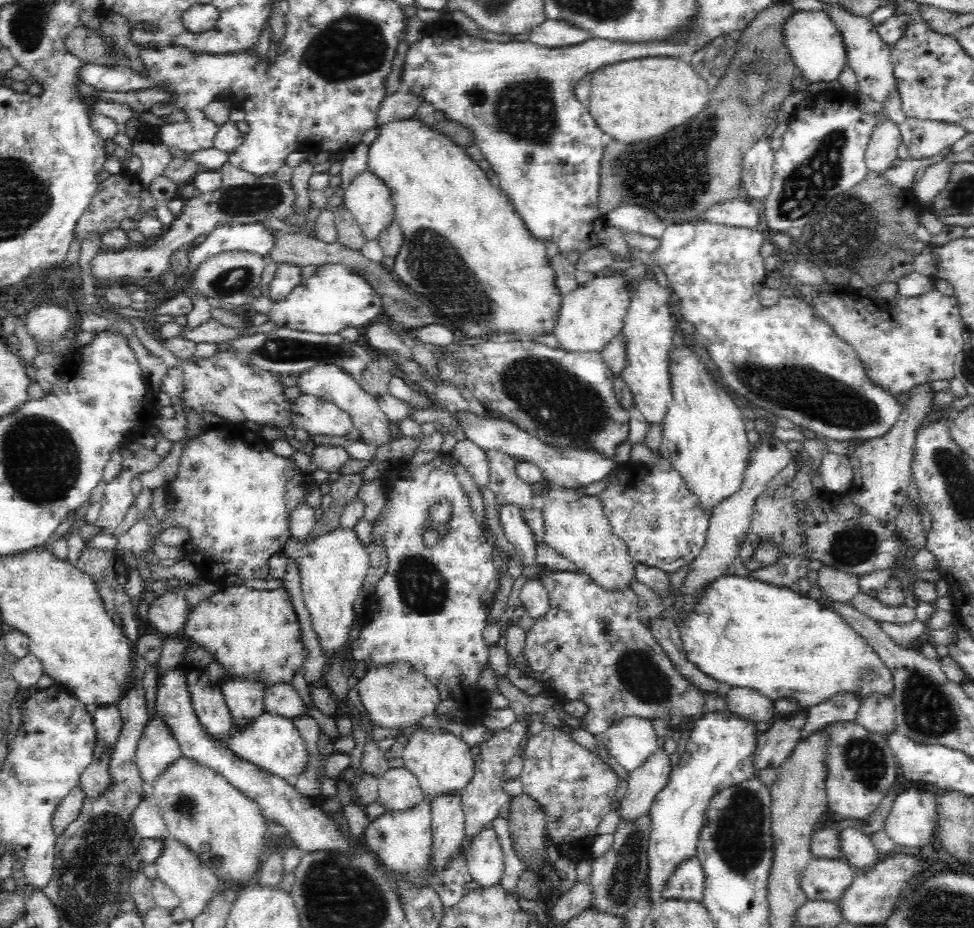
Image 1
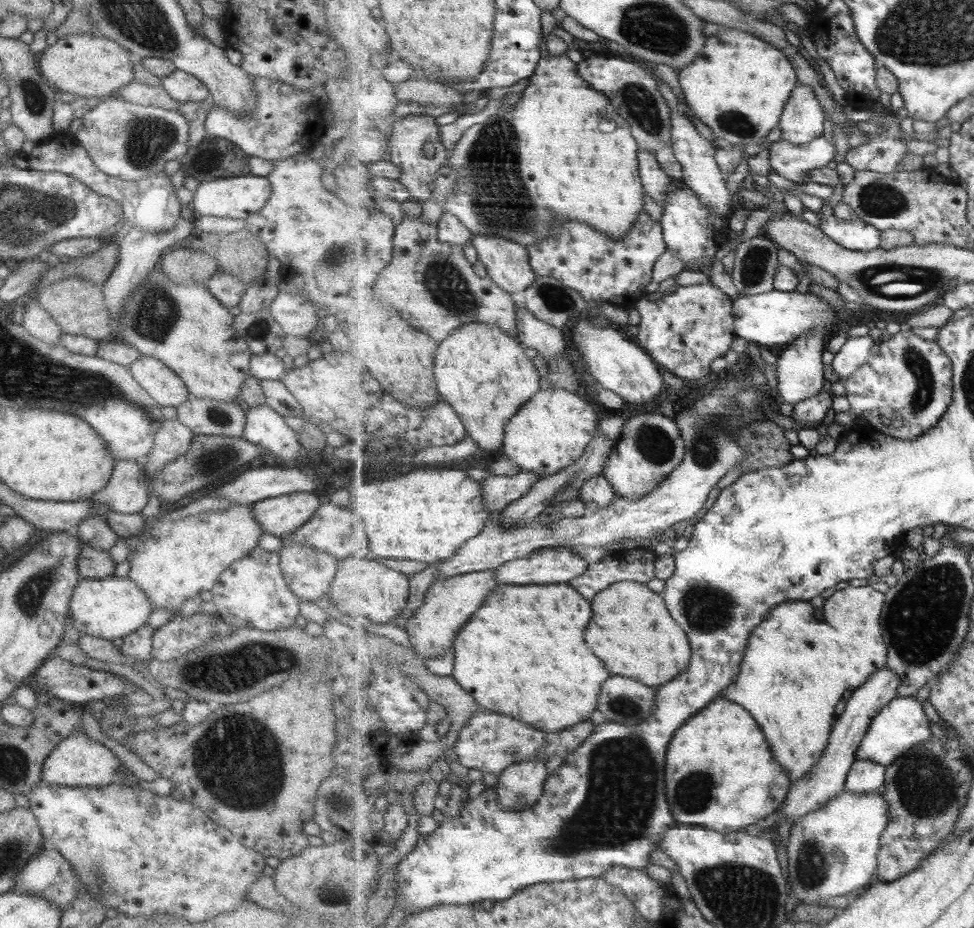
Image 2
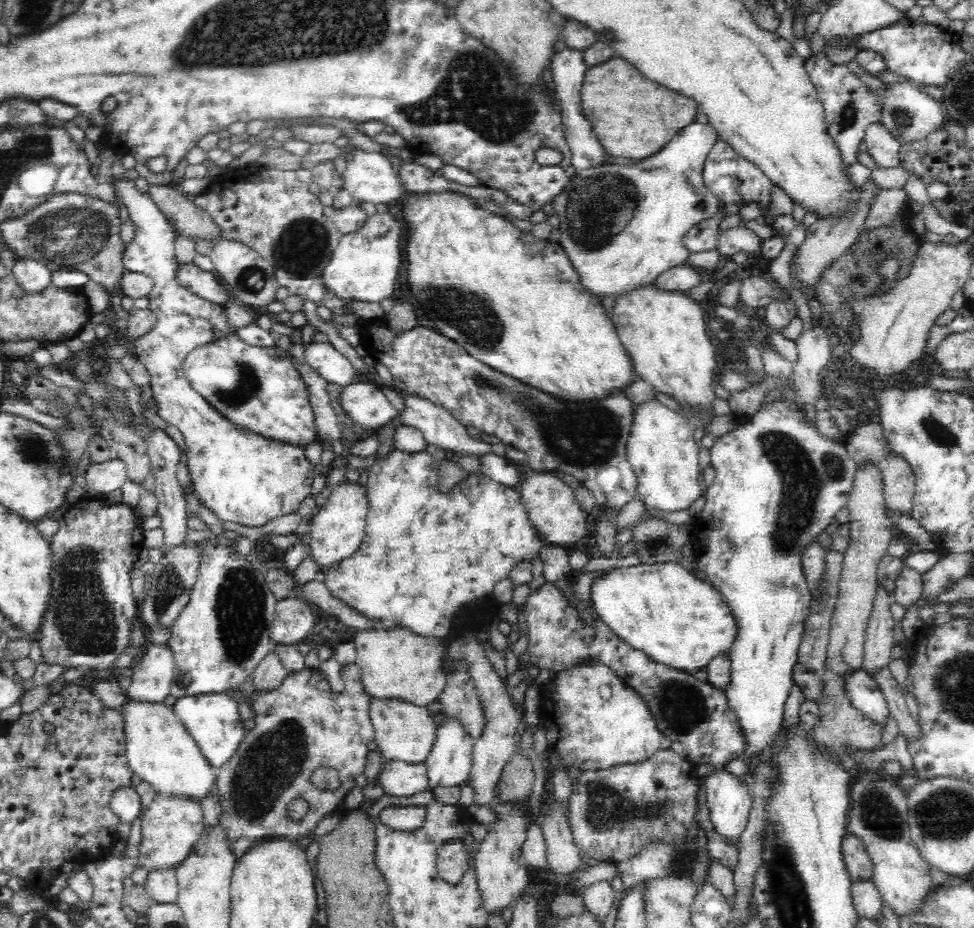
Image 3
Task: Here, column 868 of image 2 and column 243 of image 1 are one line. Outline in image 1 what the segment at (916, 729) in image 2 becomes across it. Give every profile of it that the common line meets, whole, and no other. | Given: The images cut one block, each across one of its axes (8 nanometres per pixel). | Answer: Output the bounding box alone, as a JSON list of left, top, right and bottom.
[228,712,310,782]

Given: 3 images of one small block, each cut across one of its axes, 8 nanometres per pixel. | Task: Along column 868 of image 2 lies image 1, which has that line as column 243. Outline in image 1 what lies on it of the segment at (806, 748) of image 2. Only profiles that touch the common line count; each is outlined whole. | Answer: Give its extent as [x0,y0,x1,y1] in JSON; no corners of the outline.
[182,586,306,689]

